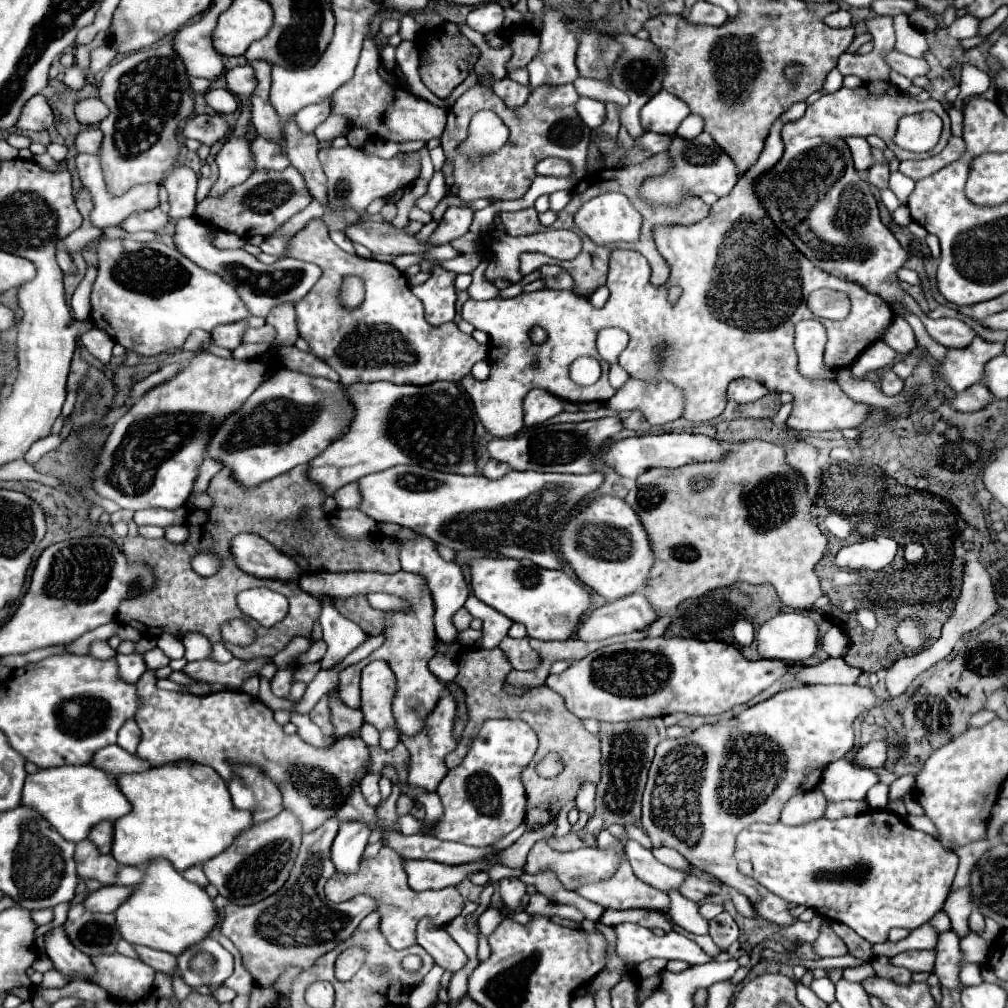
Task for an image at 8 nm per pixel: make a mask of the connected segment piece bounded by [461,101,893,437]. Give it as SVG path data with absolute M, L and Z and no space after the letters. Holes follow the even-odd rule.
M805 101L793 103L793 105L771 125L769 137L767 137L767 141L765 141L765 149L763 149L759 161L745 173L745 179L739 181L739 187L735 187L735 191L733 191L731 195L727 195L727 197L723 197L723 199L719 199L719 201L715 201L715 203L711 205L711 211L709 211L709 215L707 215L705 219L701 219L701 221L697 221L697 223L693 223L693 225L685 225L685 227L683 227L683 225L661 225L661 227L655 227L653 230L653 237L659 255L661 255L661 257L673 257L673 269L671 269L671 273L669 273L667 283L683 287L683 295L679 297L679 301L677 301L675 305L671 305L671 303L667 301L667 289L669 289L667 283L665 283L663 287L655 287L655 285L649 281L649 277L651 277L651 267L649 267L647 259L645 259L643 255L639 255L637 251L629 251L629 249L615 249L615 251L611 253L609 275L607 275L607 289L611 291L611 295L609 295L609 301L605 303L605 307L601 307L601 309L595 309L595 307L589 303L587 297L581 297L581 295L577 295L577 293L573 293L573 291L553 291L553 289L533 291L533 293L521 293L521 295L511 297L511 299L503 299L503 297L495 297L495 299L489 299L489 301L469 299L469 301L463 305L463 311L461 311L463 319L469 321L475 329L485 331L485 333L489 335L491 375L489 375L487 381L475 381L471 375L467 375L467 377L463 377L461 383L463 383L465 391L469 393L473 405L475 405L475 411L477 411L479 421L483 423L483 427L485 427L493 437L511 437L511 435L519 433L519 431L525 427L525 425L523 425L523 409L521 409L521 405L523 405L523 395L527 395L527 391L531 391L531 389L535 389L535 387L547 389L549 393L555 393L559 399L565 399L565 401L571 401L571 403L581 403L581 401L607 401L607 399L611 399L611 389L609 389L609 379L607 379L609 363L607 363L605 359L601 359L601 355L597 353L597 347L595 347L597 331L599 331L599 329L605 329L605 327L619 327L619 329L623 329L623 331L629 333L629 345L627 345L625 351L619 355L619 365L621 365L629 375L635 375L635 377L639 377L639 379L653 379L653 375L663 375L663 379L675 383L677 387L683 387L683 391L687 393L687 407L685 407L683 417L689 419L689 421L707 423L707 421L719 417L719 415L723 413L723 409L725 409L725 403L727 403L727 385L729 385L733 379L737 379L737 377L755 379L755 381L763 383L769 391L775 391L775 393L793 393L794 406L786 423L789 427L799 429L799 431L813 431L813 433L821 433L821 431L841 431L841 429L845 429L845 427L859 427L859 425L869 417L871 407L851 401L851 399L839 389L839 385L837 385L835 381L831 381L831 379L809 379L809 377L803 377L803 375L797 371L797 353L795 353L795 347L793 347L793 329L795 329L795 323L799 323L799 321L803 321L803 319L813 319L813 313L809 311L809 307L807 307L807 303L805 303L807 293L811 293L811 291L815 291L815 289L821 289L821 287L837 289L837 291L847 291L847 295L849 295L849 299L851 299L851 305L853 305L851 315L849 315L847 319L843 319L843 321L821 319L821 323L827 327L825 367L827 367L827 369L841 369L841 367L849 367L849 365L865 351L865 347L869 347L871 343L883 339L883 336L889 329L889 325L891 325L891 321L893 321L893 309L889 307L887 301L879 299L879 295L867 293L867 291L863 291L863 287L859 287L859 285L855 285L855 283L847 283L847 281L835 279L835 277L827 275L825 271L819 271L817 267L813 267L813 263L811 263L807 257L803 257L803 255L795 249L795 245L791 245L791 243L787 241L787 237L771 223L771 219L767 219L767 211L765 211L763 207L759 207L759 199L755 199L755 191L753 191L753 181L755 181L759 175L763 175L763 171L769 171L769 169L777 163L777 159L783 155L781 127L783 127L787 121L795 121L795 119L803 117L803 115L805 115L805 109L807 109L807 103L805 103ZM535 325L539 325L539 327L543 327L543 329L547 331L547 341L545 341L543 345L535 345L535 343L531 343L531 339L529 339L529 329L535 327ZM577 357L595 357L595 359L601 363L601 377L599 377L599 381L597 381L595 385L591 385L591 387L581 387L581 385L577 385L577 383L571 381L571 377L569 377L569 367L571 367L571 363L573 363Z

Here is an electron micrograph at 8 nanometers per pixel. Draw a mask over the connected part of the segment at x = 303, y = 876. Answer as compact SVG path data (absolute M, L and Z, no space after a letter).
M329 817L321 827L303 835L303 843L299 849L299 857L291 869L289 881L275 895L251 905L251 907L235 907L227 905L223 909L225 919L221 923L221 933L229 937L243 957L243 967L253 975L255 983L263 987L271 987L275 979L279 979L285 961L283 949L295 945L313 943L307 951L287 951L287 967L311 967L319 955L335 949L343 939L359 927L359 923L373 911L377 911L377 899L359 895L353 901L333 903L323 895L325 881L333 875L331 863L331 843L337 835L339 821L337 817Z

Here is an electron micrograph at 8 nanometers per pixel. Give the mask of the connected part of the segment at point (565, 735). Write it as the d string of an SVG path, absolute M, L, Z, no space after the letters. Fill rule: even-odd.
M495 647L495 649L469 649L469 651L459 655L457 663L459 663L459 673L453 679L453 683L461 685L461 689L465 691L465 705L467 705L467 713L469 713L469 723L463 729L463 735L461 735L461 739L457 743L457 749L451 751L447 755L447 759L445 759L449 769L457 767L463 761L463 757L467 755L467 751L471 747L471 739L475 739L475 735L483 727L483 717L501 717L501 719L505 717L505 719L527 721L535 729L535 733L539 737L539 749L537 749L535 757L531 759L531 763L521 773L521 781L525 785L527 799L529 799L529 803L527 803L529 829L535 823L539 823L539 819L543 819L543 807L547 807L547 803L551 799L555 799L555 795L559 795L559 799L563 799L563 803L559 803L559 807L561 807L569 799L575 799L577 789L579 789L579 785L583 781L599 783L599 775L601 775L601 763L599 763L601 745L599 745L599 739L585 729L583 721L565 707L563 699L555 691L551 691L547 685L541 685L539 689L531 689L523 697L515 697L515 695L505 693L503 683L505 683L509 671L513 667L507 661L507 655L499 647ZM549 751L561 753L561 757L565 761L563 773L559 777L555 777L555 779L543 779L543 777L539 777L535 773L535 765Z

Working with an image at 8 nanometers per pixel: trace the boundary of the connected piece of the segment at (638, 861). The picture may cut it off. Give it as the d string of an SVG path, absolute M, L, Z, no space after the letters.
M631 839L625 841L625 855L627 855L635 875L655 889L661 889L661 891L679 889L679 883L683 883L683 879L687 877L683 871L671 869L671 867L659 863L651 855L651 851L641 847L637 841L631 841Z

